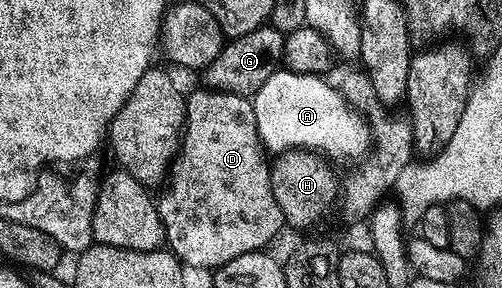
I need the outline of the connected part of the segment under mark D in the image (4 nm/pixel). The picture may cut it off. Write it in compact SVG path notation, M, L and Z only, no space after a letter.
M199 87L186 97L186 124L182 130L182 140L180 142L180 152L176 154L176 160L172 162L170 176L167 178L166 186L168 190L164 193L164 198L159 198L158 208L160 210L160 218L164 224L164 239L167 248L173 255L180 260L181 265L192 269L209 269L215 271L220 266L230 263L230 259L238 259L238 255L246 255L247 253L261 252L268 244L279 235L280 229L285 228L284 216L282 215L282 207L278 207L277 201L274 199L274 191L270 183L269 158L266 156L266 150L263 141L258 135L258 123L254 119L254 107L251 100L238 95L230 95L229 93L218 93L207 87Z

